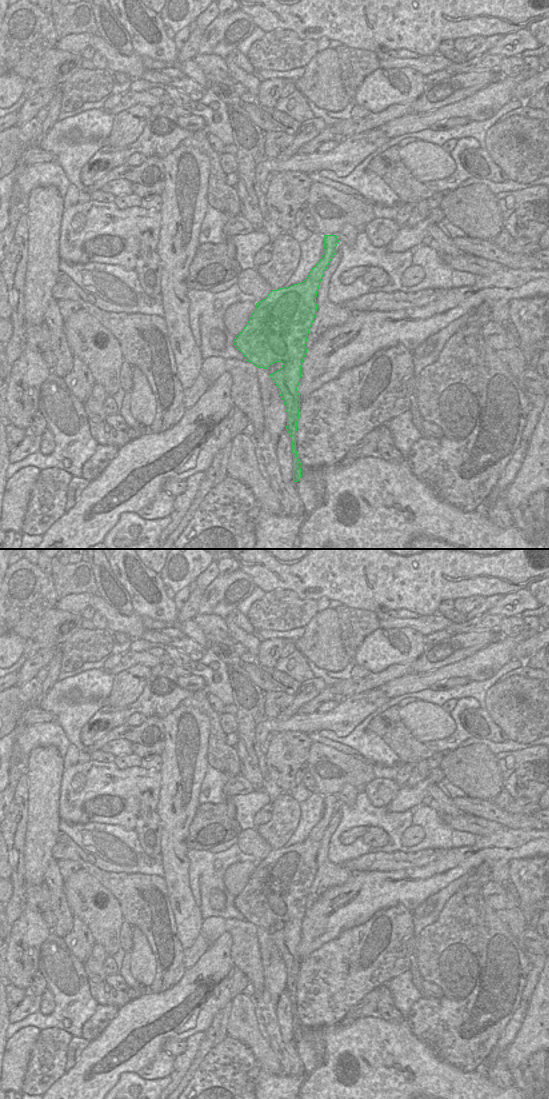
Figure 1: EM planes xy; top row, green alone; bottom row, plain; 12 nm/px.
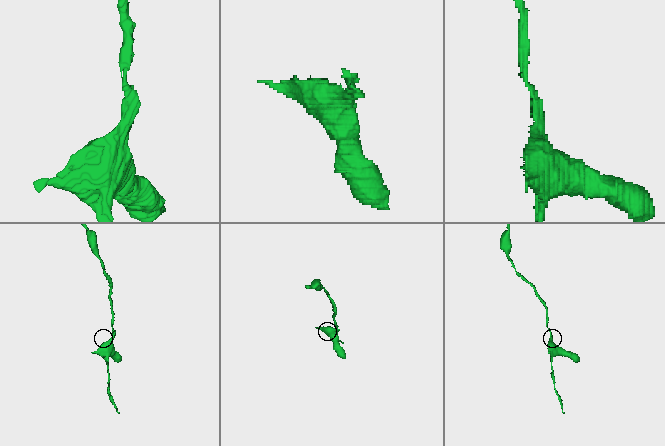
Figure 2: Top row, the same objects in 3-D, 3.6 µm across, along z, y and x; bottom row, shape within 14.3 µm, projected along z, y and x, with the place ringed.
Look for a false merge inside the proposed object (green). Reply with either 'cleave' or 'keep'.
cleave

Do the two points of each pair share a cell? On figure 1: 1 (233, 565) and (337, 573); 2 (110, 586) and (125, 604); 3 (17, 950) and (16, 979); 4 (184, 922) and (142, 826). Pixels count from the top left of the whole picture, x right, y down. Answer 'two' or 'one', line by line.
1: two
2: one
3: one
4: two

